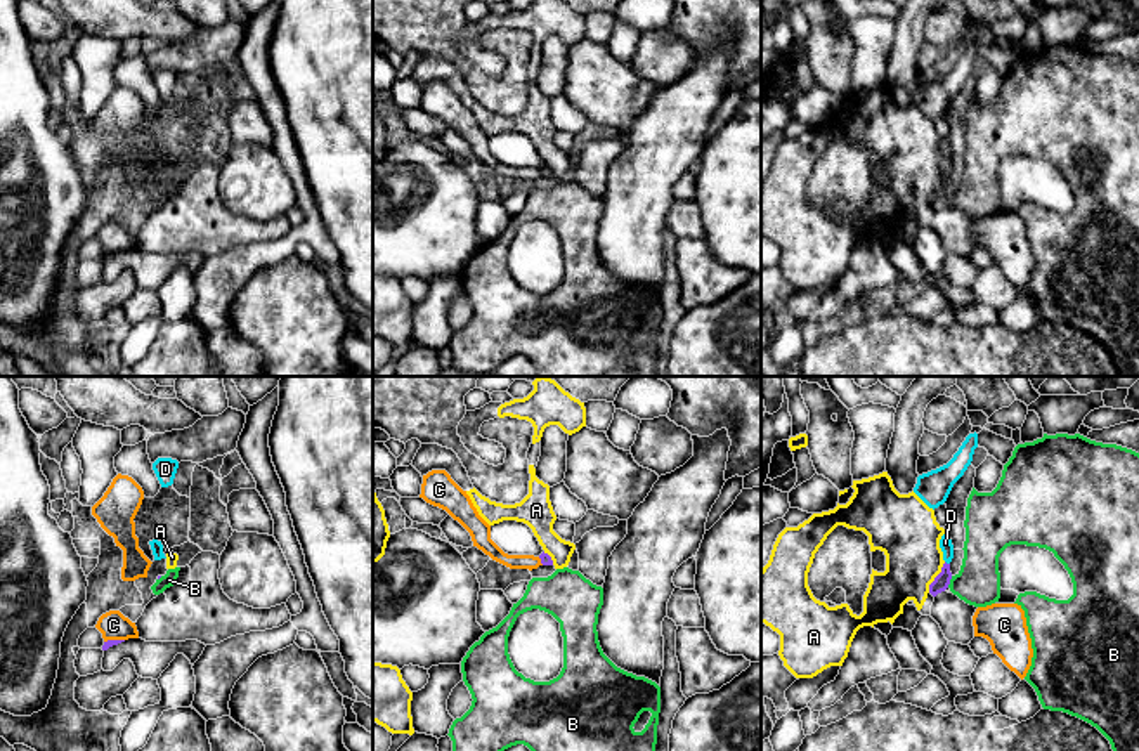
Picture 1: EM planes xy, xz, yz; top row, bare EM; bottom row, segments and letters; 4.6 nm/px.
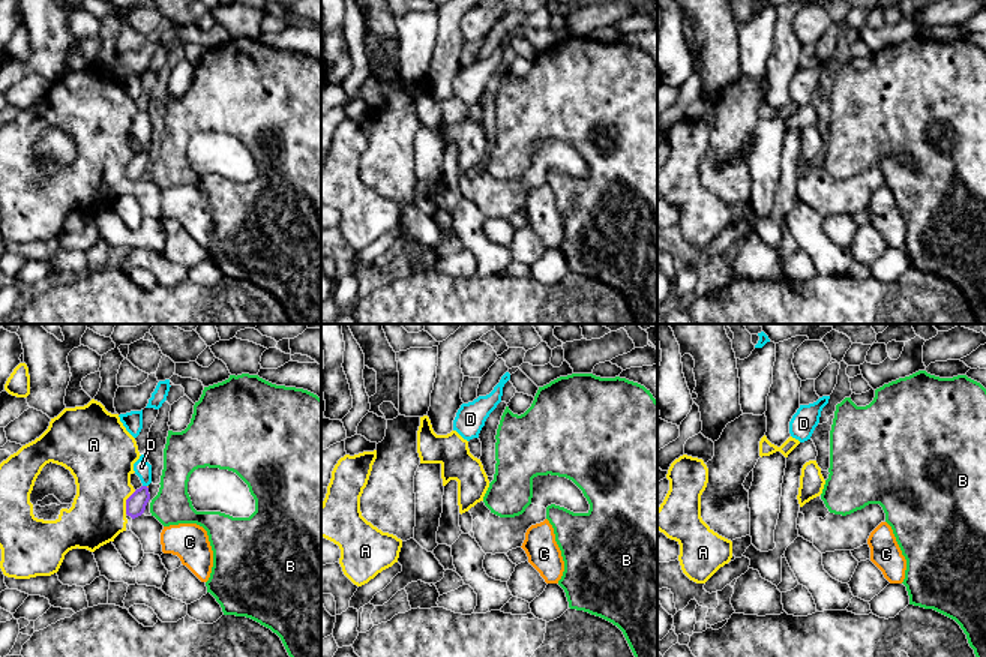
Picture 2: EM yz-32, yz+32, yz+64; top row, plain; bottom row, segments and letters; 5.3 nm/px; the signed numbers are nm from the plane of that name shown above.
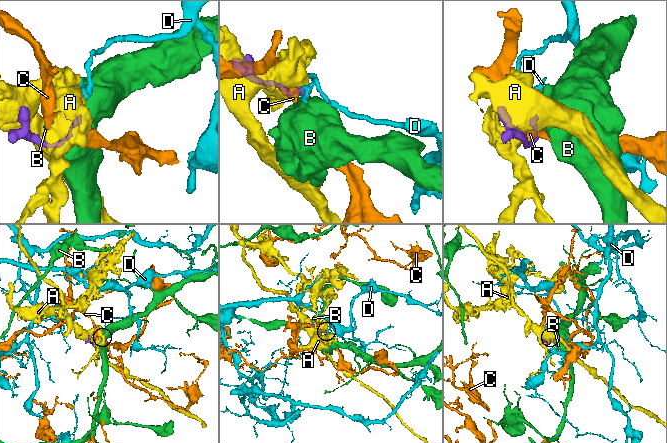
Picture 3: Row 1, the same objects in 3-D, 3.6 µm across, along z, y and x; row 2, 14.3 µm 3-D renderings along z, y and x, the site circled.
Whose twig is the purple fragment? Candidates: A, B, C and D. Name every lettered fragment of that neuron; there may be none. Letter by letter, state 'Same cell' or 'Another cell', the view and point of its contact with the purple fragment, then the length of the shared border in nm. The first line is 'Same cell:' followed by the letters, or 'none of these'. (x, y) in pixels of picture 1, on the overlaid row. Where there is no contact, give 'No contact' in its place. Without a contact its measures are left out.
Same cell: D
A: Another cell. Touches purple at yz (935, 578). Shared border 170 nm
B: Another cell. Touches purple at yz (949, 581). Shared border 60 nm
C: Another cell. Touches purple at xy (113, 640). Shared border 100 nm
D: Same cell. Touches purple at yz (945, 562). Shared border 30 nm

